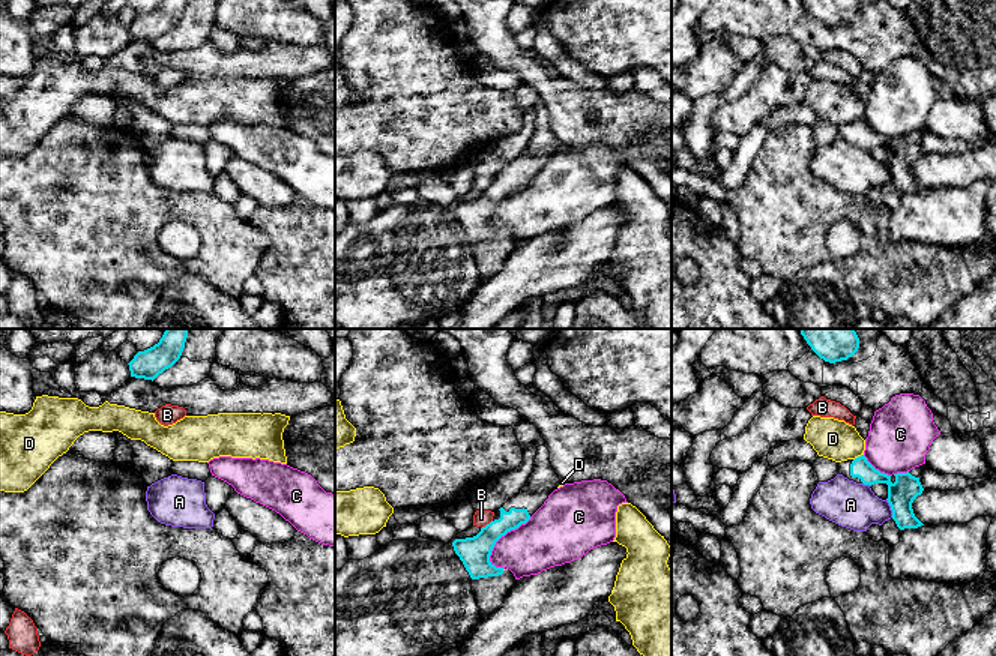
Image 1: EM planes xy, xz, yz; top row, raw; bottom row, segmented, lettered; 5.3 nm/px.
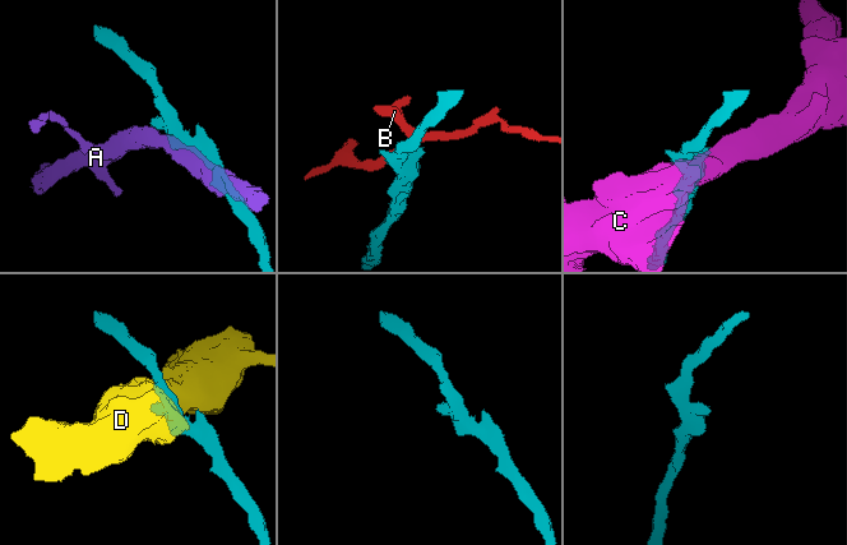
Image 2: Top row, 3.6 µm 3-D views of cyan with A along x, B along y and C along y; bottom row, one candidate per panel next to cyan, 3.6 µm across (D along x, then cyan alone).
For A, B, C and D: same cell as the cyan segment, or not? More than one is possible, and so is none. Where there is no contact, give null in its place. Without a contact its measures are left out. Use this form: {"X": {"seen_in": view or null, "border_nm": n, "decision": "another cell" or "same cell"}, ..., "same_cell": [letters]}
{"A": {"seen_in": "yz", "border_nm": 110, "decision": "another cell"}, "B": {"seen_in": "xz", "border_nm": 80, "decision": "another cell"}, "C": {"seen_in": "xz", "border_nm": 340, "decision": "another cell"}, "D": {"seen_in": "yz", "border_nm": 70, "decision": "another cell"}, "same_cell": []}

